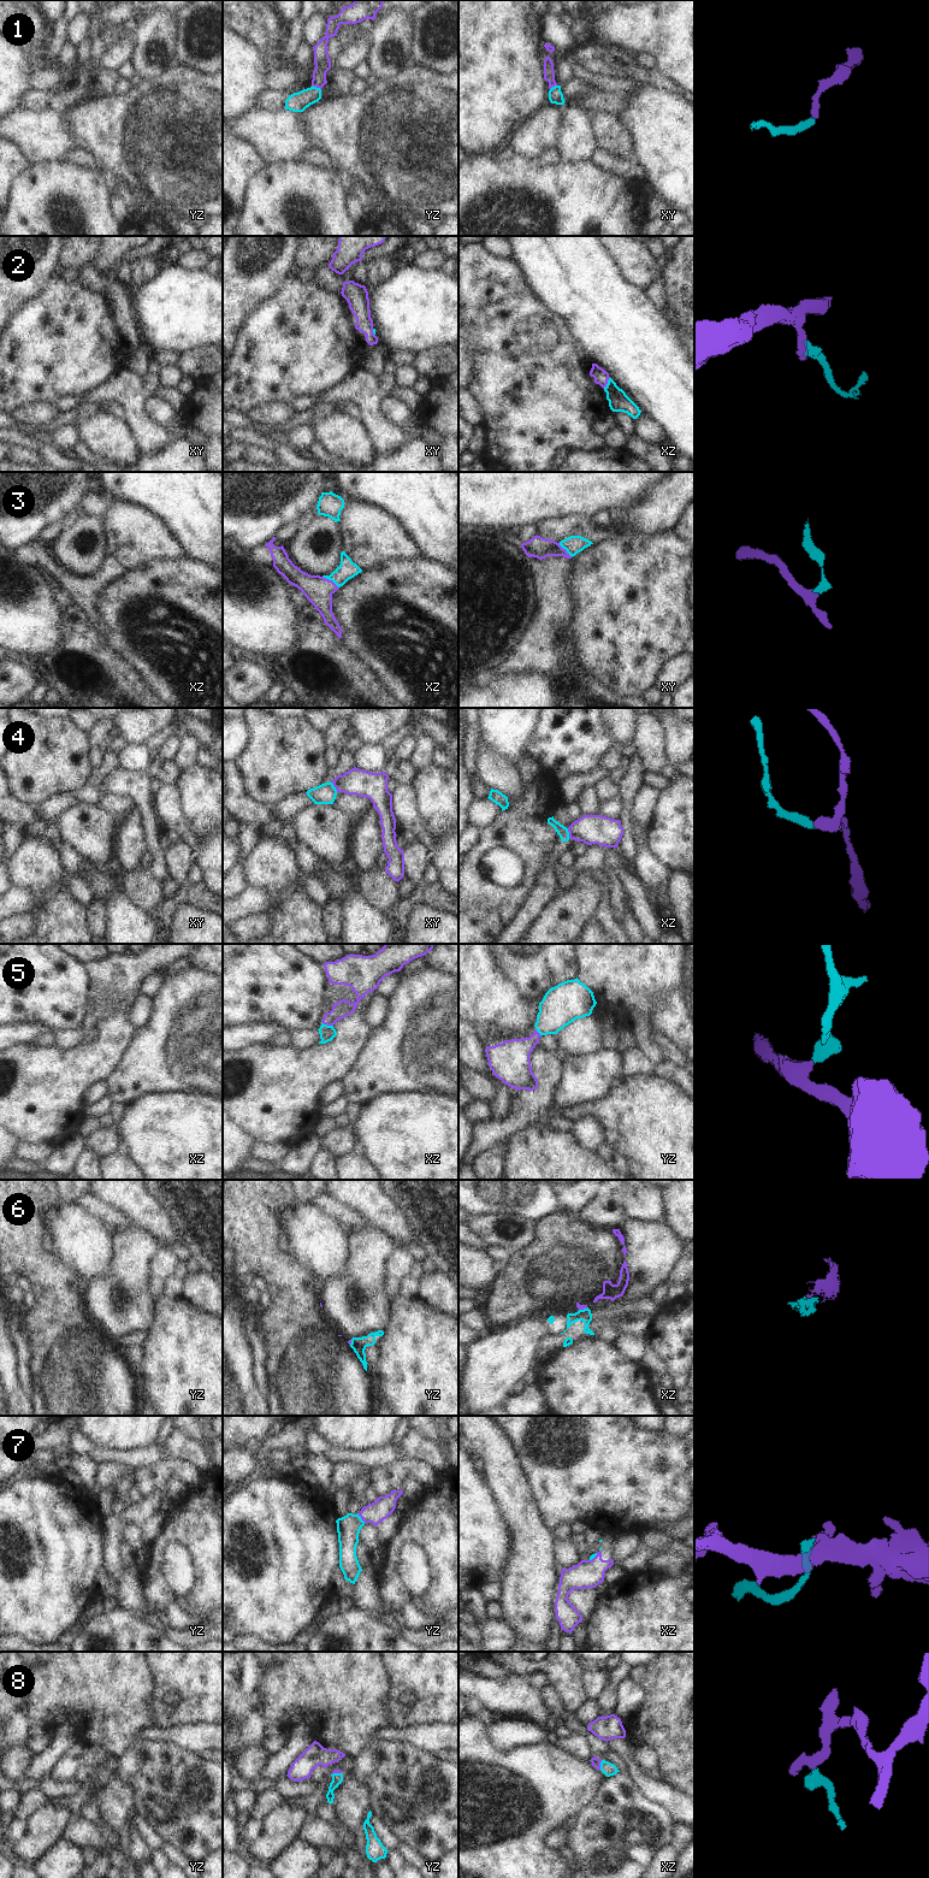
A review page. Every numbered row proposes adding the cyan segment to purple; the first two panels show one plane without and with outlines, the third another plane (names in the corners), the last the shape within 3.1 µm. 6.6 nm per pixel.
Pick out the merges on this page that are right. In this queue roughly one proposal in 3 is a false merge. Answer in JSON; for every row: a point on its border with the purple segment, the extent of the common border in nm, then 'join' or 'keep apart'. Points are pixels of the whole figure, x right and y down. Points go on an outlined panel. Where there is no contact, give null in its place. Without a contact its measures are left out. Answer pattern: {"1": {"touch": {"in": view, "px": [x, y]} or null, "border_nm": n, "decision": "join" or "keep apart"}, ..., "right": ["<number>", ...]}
{"1": {"touch": {"in": "yz", "px": [317, 87]}, "border_nm": 70, "decision": "join"}, "2": {"touch": {"in": "xz", "px": [607, 383]}, "border_nm": 90, "decision": "keep apart"}, "3": {"touch": {"in": "xz", "px": [331, 580]}, "border_nm": 140, "decision": "join"}, "4": {"touch": {"in": "xy", "px": [333, 785]}, "border_nm": 90, "decision": "join"}, "5": {"touch": {"in": "xz", "px": [327, 1025]}, "border_nm": 80, "decision": "join"}, "6": {"touch": {"in": "xz", "px": [583, 1309]}, "border_nm": 70, "decision": "keep apart"}, "7": {"touch": {"in": "yz", "px": [361, 1518]}, "border_nm": 80, "decision": "join"}, "8": {"touch": {"in": "xz", "px": [599, 1765]}, "border_nm": 70, "decision": "join"}, "right": ["1", "3", "4", "5", "7", "8"]}

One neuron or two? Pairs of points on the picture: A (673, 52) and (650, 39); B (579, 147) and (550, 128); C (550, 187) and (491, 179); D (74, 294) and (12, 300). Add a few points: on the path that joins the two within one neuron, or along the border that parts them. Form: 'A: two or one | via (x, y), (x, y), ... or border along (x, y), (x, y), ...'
A: one | via (667, 46), (660, 39), (656, 39)
B: two | border along (562, 105), (561, 129), (554, 147)
C: one | via (536, 187), (506, 184)
D: two | border along (54, 276), (41, 293), (13, 314)

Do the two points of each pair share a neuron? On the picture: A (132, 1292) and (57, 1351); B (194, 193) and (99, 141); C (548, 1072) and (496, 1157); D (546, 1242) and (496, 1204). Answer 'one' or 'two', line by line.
A: two
B: one
C: two
D: two

